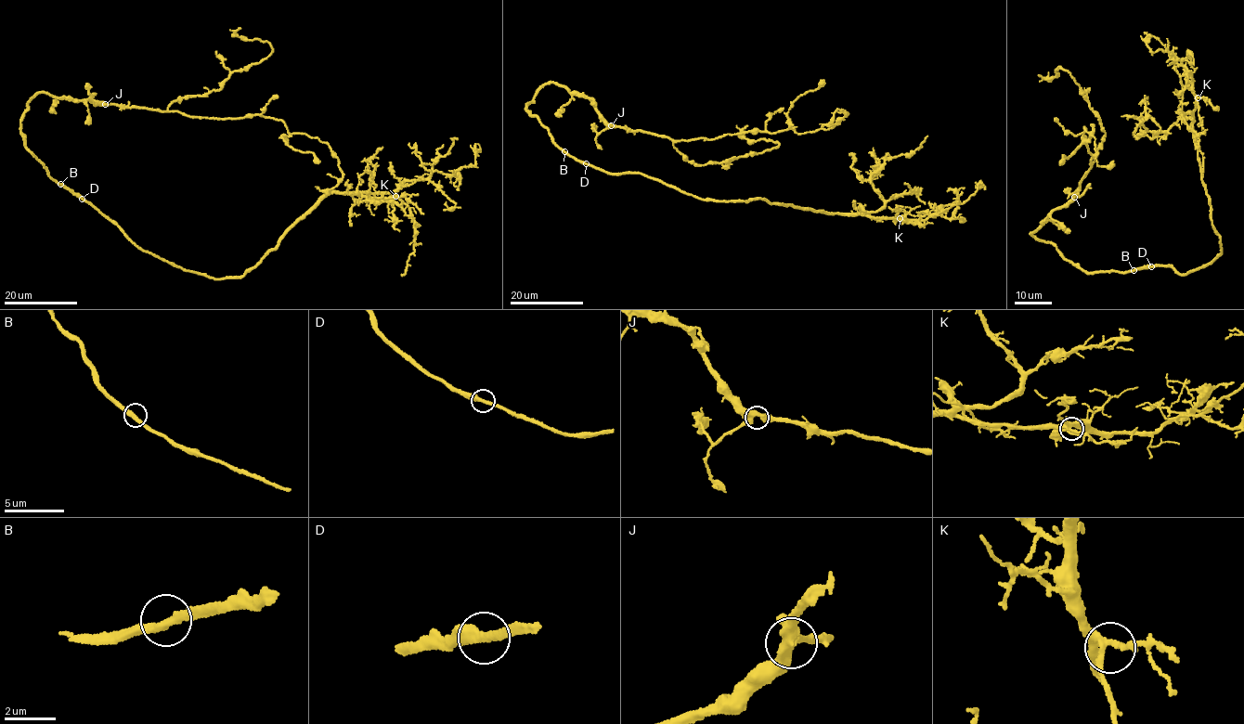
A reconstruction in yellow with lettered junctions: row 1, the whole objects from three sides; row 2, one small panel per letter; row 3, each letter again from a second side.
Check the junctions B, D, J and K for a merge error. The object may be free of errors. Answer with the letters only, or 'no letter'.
no letter

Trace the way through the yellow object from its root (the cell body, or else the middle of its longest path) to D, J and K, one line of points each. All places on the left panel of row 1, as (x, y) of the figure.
D: (61, 185), (82, 199)
J: (61, 185), (26, 146), (20, 118), (28, 101), (44, 93), (105, 104)
K: (61, 185), (90, 201), (142, 250), (184, 269), (216, 278), (242, 277), (328, 194), (393, 192), (395, 196)

